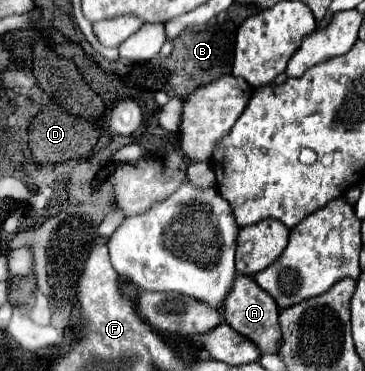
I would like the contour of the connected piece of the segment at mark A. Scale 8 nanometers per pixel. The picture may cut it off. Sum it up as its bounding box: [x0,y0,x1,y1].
[222,275,280,353]

